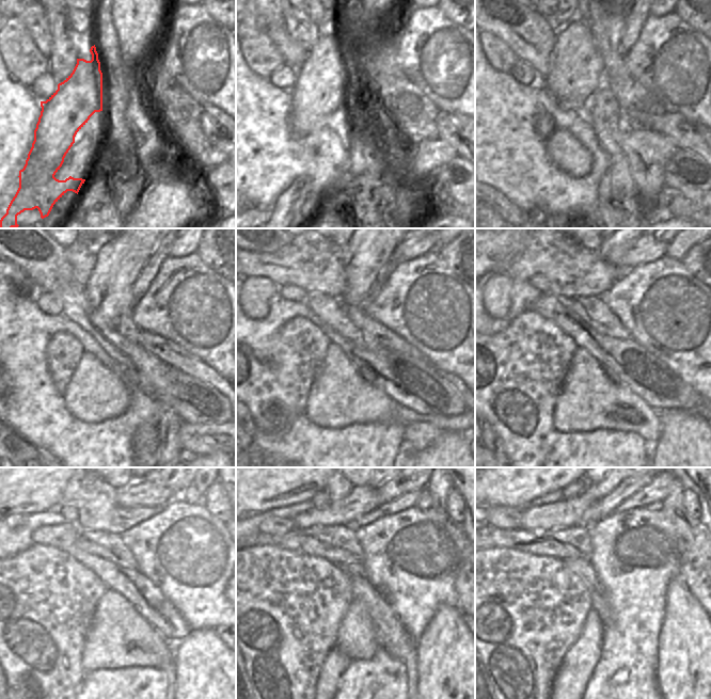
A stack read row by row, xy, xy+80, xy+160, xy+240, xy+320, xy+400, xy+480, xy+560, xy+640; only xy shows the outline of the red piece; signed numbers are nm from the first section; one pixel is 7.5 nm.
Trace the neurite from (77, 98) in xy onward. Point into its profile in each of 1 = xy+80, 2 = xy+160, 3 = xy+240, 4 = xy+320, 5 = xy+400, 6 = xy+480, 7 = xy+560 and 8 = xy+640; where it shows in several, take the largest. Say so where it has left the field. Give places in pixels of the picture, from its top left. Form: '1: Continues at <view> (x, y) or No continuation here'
1: Continues at xy+80 (327, 79)
2: Continues at xy+160 (575, 68)
3: Continues at xy+240 (109, 289)
4: Continues at xy+320 (368, 250)
5: Continues at xy+400 (603, 251)
6: No continuation here
7: No continuation here
8: No continuation here.

